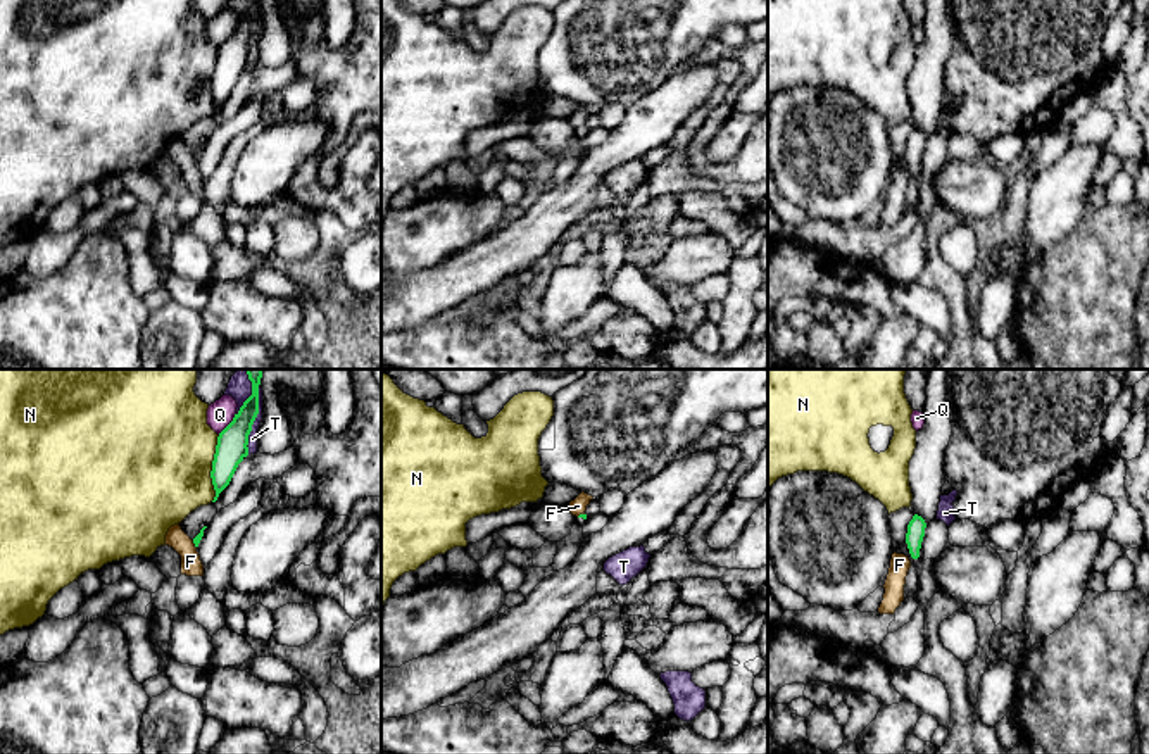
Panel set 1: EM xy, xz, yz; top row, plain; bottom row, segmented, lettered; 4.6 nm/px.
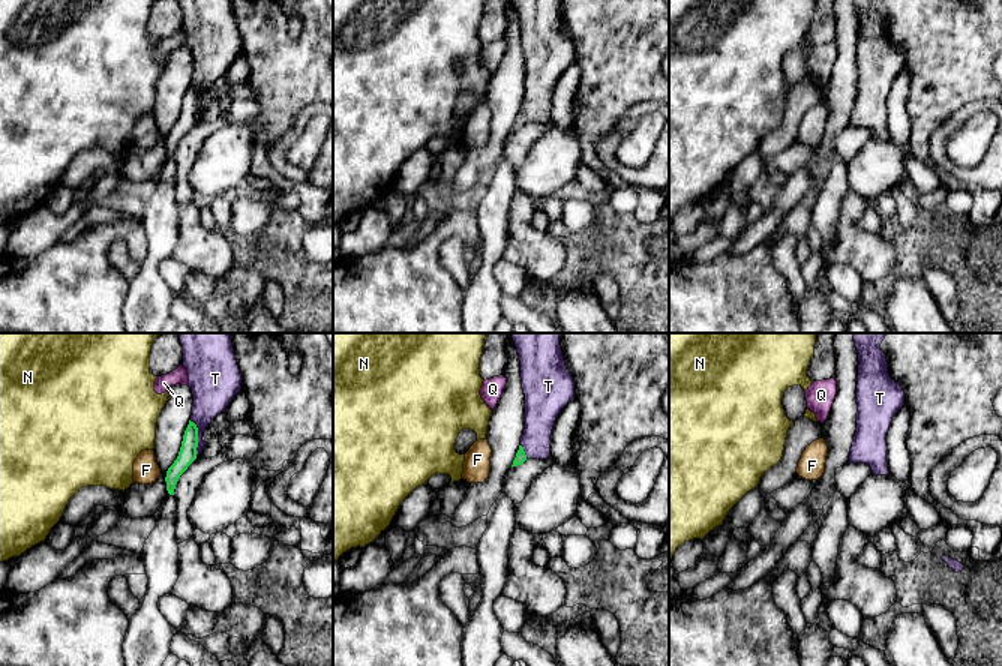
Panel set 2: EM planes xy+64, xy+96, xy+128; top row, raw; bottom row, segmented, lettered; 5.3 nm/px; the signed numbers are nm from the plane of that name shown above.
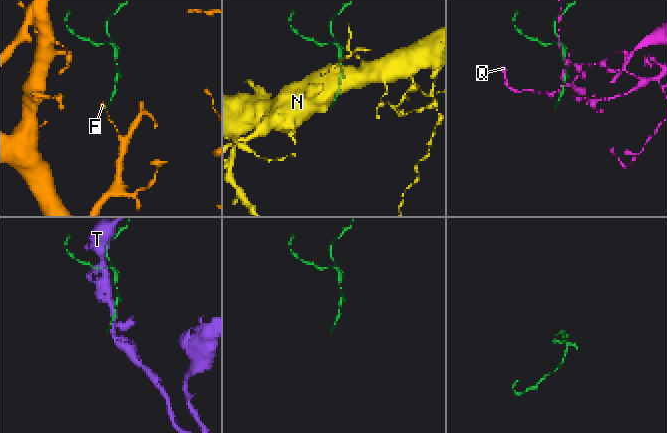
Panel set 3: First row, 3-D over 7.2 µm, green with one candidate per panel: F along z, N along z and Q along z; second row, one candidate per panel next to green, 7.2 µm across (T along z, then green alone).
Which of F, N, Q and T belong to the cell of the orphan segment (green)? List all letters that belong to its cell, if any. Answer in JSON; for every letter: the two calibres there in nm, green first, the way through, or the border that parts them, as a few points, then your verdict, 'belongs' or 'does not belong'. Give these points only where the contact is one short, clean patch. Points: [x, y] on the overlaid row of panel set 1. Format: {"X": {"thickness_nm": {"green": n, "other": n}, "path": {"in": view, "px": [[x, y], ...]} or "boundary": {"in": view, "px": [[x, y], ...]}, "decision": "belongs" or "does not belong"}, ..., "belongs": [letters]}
{"F": {"thickness_nm": {"green": 40, "other": 100}, "boundary": {"in": "xy", "px": [[192, 540], [195, 547]]}, "decision": "does not belong"}, "N": {"thickness_nm": {"green": 140, "other": 480}, "decision": "does not belong"}, "Q": {"thickness_nm": {"green": 140, "other": 120}, "decision": "does not belong"}, "T": {"thickness_nm": {"green": 140, "other": 50}, "decision": "does not belong"}, "belongs": []}

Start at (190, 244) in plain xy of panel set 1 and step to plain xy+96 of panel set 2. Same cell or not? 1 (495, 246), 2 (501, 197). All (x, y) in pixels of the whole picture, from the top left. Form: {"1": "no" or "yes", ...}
{"1": "yes", "2": "yes"}

